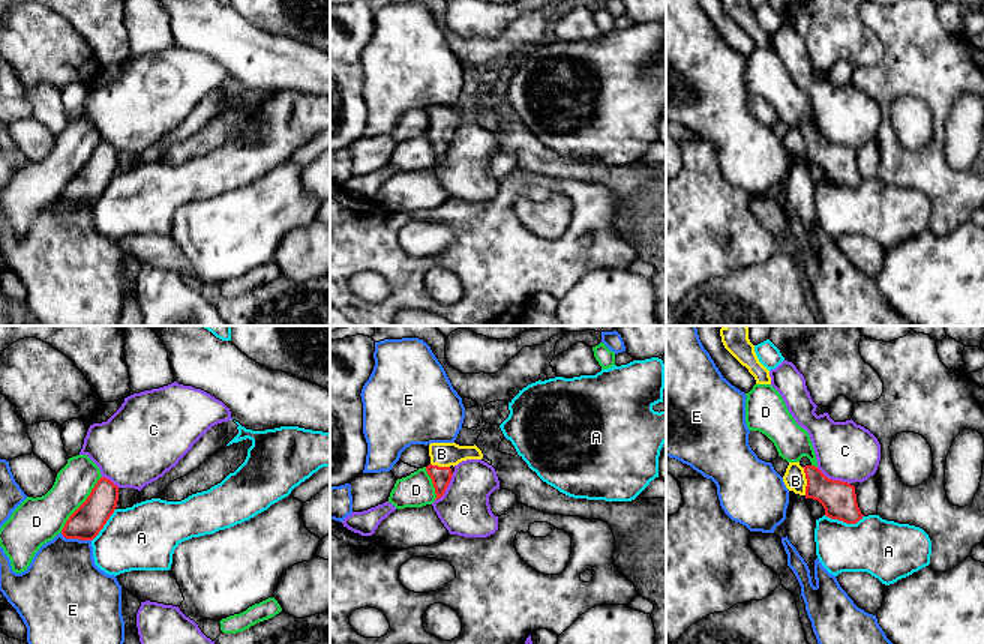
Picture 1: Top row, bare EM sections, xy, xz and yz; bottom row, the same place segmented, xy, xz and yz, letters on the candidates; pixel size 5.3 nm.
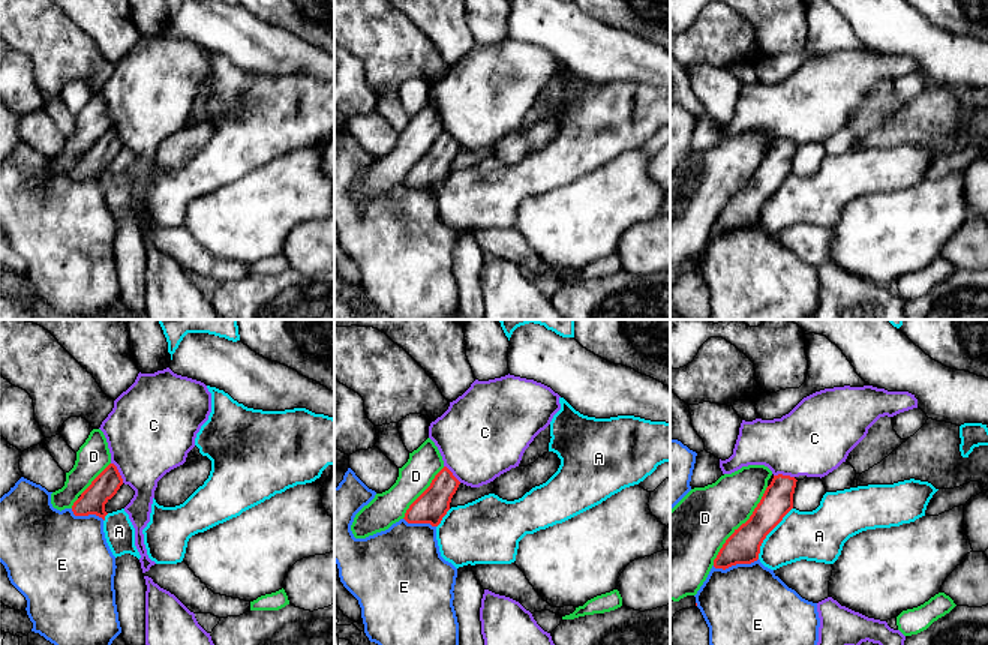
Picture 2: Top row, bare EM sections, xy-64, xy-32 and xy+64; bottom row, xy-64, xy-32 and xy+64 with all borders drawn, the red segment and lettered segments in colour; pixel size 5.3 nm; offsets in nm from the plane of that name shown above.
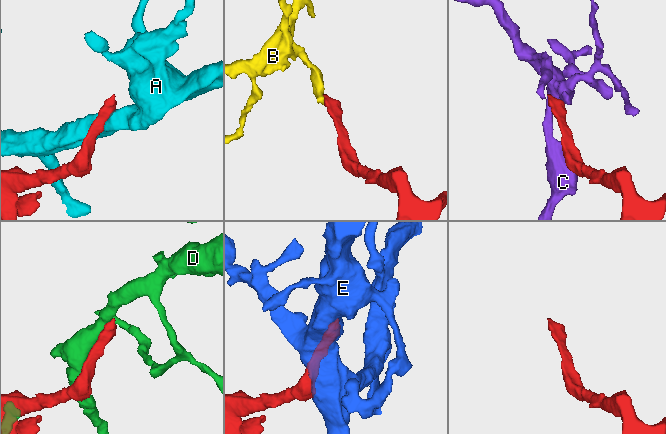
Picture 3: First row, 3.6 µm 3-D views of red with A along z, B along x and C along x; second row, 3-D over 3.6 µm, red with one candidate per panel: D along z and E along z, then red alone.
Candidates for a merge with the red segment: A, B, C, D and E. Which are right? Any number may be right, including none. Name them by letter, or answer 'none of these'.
B

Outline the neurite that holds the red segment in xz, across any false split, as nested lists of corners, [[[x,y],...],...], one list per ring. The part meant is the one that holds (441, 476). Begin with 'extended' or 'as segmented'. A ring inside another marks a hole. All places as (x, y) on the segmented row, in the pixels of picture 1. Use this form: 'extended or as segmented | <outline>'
extended | [[[430,443],[429,444],[430,464],[426,467],[432,479],[436,498],[441,498],[452,480],[452,465],[458,465],[466,459],[482,459],[482,450],[474,446],[459,446],[456,443]]]

